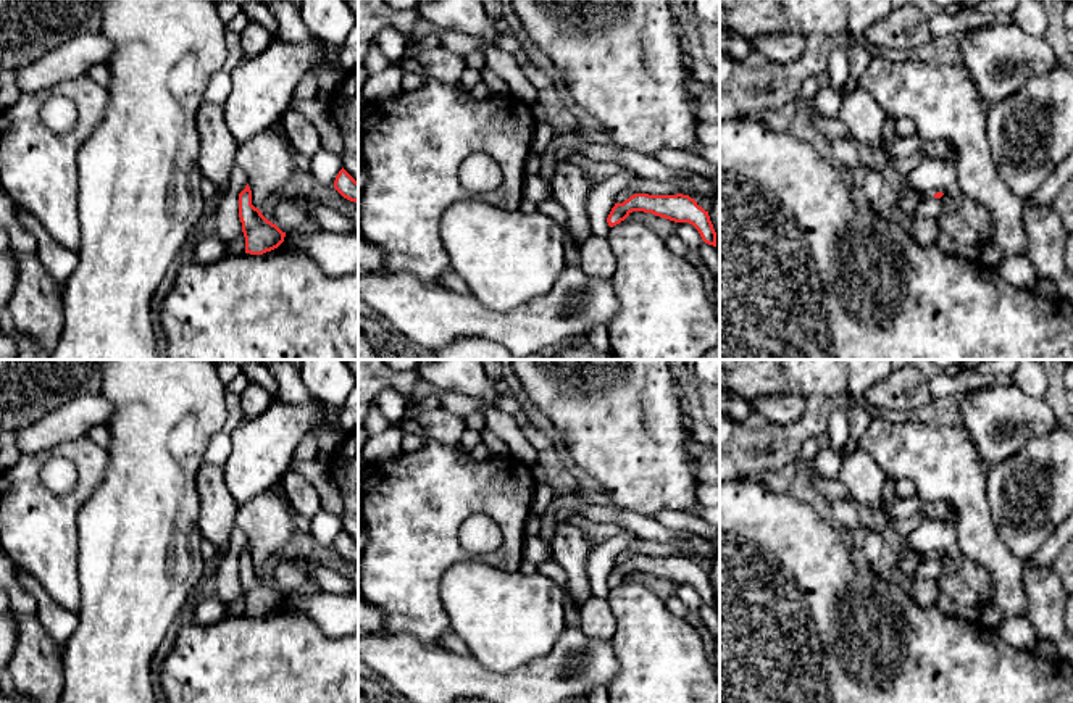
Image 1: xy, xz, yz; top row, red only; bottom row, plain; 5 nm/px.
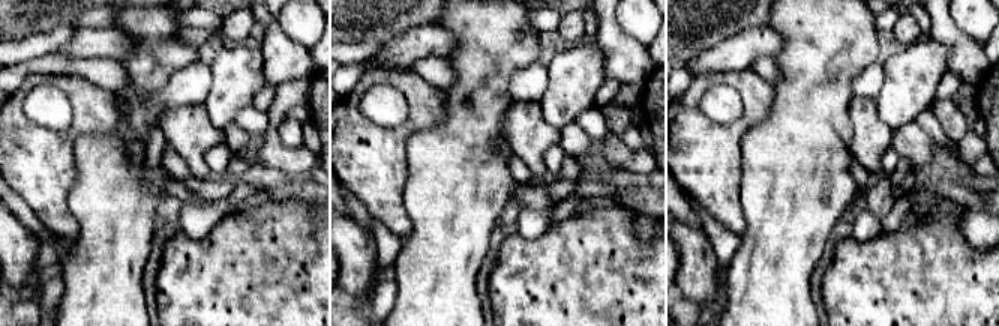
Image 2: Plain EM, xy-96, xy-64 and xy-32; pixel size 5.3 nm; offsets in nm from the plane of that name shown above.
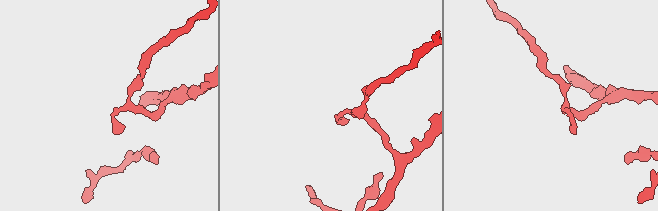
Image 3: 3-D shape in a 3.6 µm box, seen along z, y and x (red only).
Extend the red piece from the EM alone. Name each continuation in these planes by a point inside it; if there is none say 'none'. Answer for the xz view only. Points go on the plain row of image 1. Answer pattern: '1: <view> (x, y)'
none

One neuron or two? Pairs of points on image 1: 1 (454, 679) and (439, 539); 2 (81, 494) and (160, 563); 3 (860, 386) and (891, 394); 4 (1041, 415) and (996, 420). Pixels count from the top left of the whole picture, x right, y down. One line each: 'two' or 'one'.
1: two
2: two
3: two
4: one

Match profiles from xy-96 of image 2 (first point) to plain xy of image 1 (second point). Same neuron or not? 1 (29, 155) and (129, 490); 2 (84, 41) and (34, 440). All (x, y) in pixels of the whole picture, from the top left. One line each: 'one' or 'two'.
1: two
2: one

